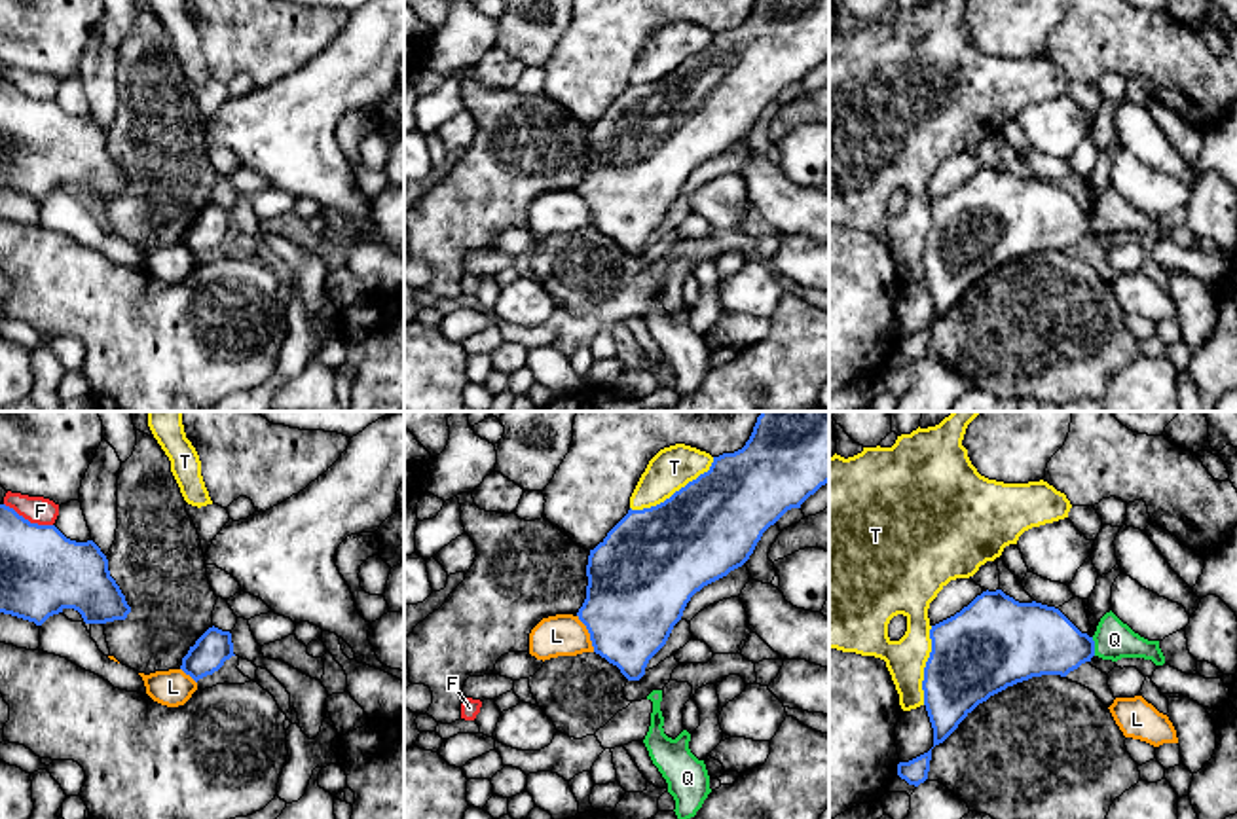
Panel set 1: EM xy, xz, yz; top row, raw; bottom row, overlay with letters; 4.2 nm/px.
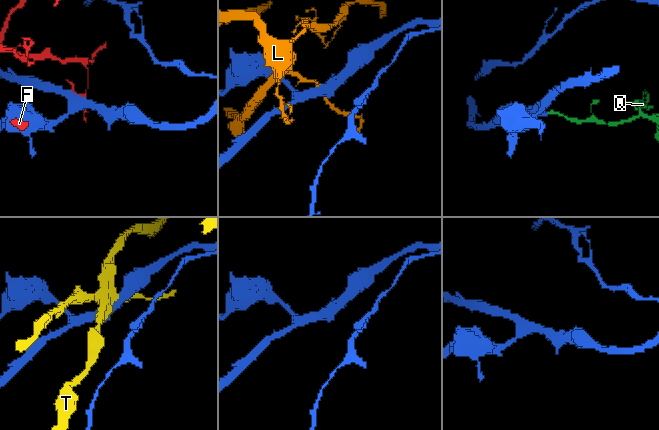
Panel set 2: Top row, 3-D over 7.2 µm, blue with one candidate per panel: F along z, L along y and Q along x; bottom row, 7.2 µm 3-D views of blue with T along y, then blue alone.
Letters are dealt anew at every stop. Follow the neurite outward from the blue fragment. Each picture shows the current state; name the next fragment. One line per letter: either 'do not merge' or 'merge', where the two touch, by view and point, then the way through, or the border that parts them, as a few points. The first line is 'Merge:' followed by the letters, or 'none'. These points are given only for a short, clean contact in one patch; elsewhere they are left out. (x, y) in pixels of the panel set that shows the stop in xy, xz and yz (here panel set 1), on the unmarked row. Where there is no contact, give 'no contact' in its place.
Merge: Q
F: do not merge; meets blue in xy at (27, 95)
L: do not merge; meets blue in xz at (589, 207)
Q: merge; meets blue in yz at (1093, 222); runs through yz (1036, 215), (1055, 222), (1093, 222), (1114, 215)
T: do not merge; meets blue in xz at (676, 67)

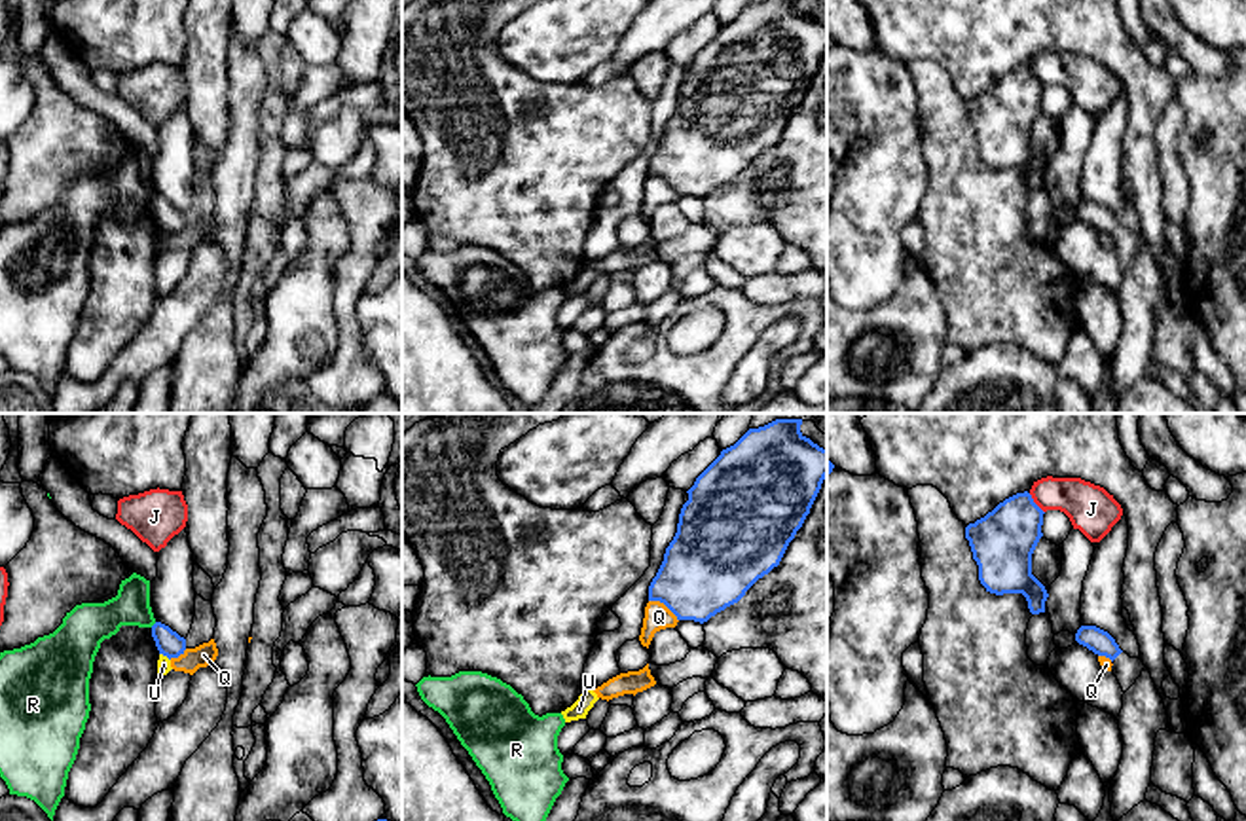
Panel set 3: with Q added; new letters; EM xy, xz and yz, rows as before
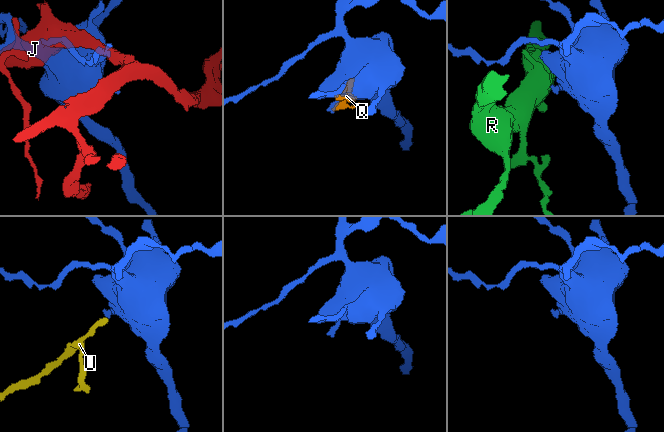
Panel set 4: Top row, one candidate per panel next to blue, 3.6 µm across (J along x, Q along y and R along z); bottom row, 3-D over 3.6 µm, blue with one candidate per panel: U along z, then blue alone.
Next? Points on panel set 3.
Merge: none
J: do not merge; meets blue in yz at (1034, 78)
Q: do not merge; meets blue in xz at (664, 179)
R: do not merge; meets blue in xy at (154, 200)
U: do not merge; meets blue in xy at (165, 230); border along xy (160, 228), (169, 236)

